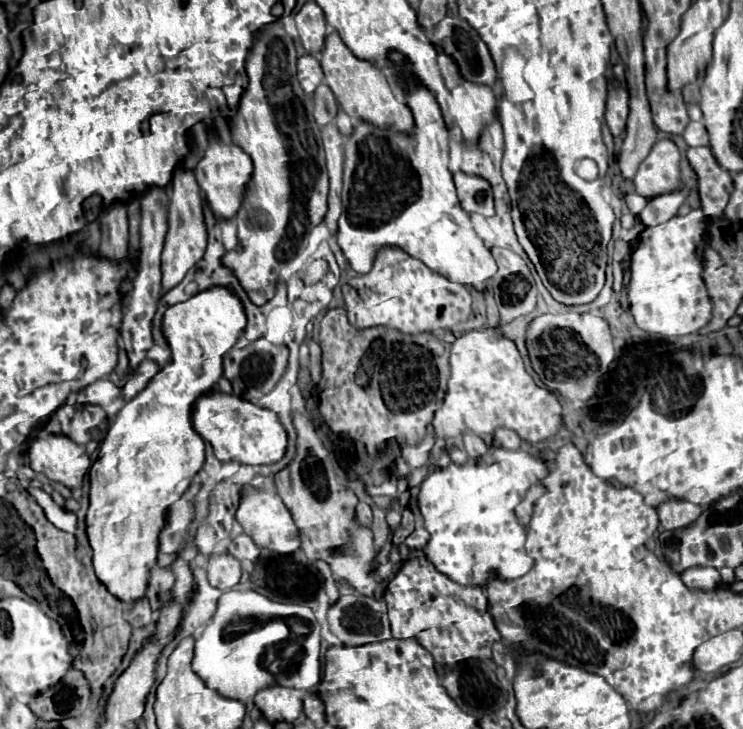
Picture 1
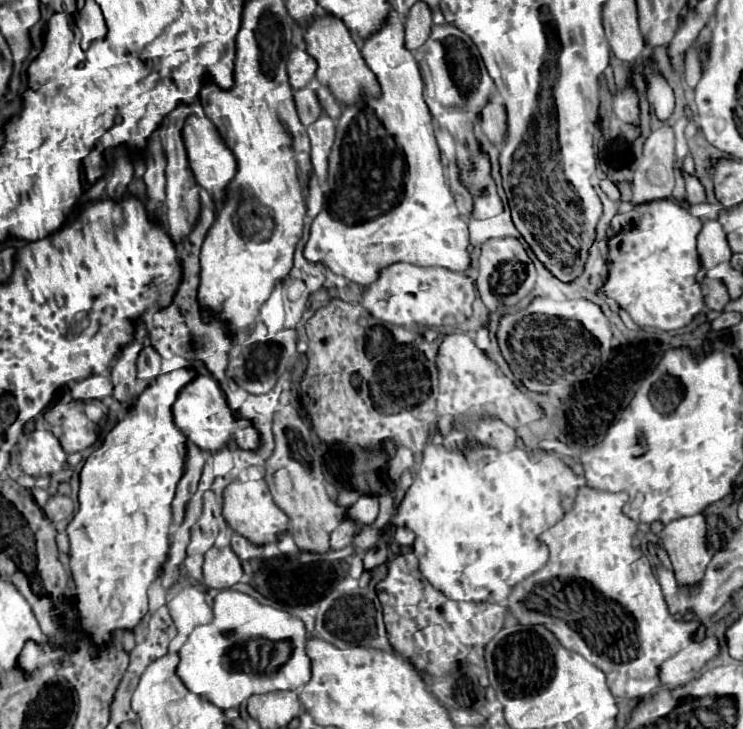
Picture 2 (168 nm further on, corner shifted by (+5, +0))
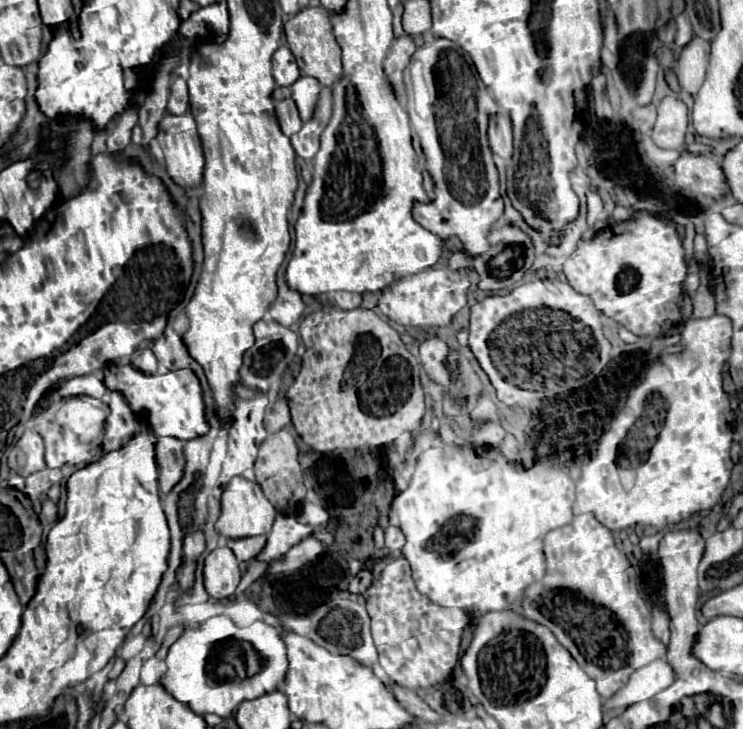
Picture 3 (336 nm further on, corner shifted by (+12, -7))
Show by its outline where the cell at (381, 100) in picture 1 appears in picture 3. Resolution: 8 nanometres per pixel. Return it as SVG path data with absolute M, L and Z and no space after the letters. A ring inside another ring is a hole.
M318 6L318 8L302 10L300 14L292 16L284 24L284 32L286 32L286 38L288 38L288 48L296 56L296 62L300 66L302 76L312 76L322 86L328 86L328 88L332 88L334 82L342 78L344 68L342 68L342 60L340 60L340 46L334 38L334 32L332 32L330 14L324 8Z

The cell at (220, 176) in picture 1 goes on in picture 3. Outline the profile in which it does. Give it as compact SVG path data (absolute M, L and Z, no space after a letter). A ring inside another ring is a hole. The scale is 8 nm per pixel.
M188 112L182 114L182 116L166 114L160 120L156 140L162 146L162 152L164 152L164 158L166 158L166 170L168 170L172 180L178 186L184 186L184 188L198 188L198 186L202 186L202 174L204 174L204 164L206 162L204 162L202 142L200 142L194 118Z

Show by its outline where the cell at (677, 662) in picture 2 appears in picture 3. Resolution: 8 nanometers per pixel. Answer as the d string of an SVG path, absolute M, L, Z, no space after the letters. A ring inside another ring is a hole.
M664 658L650 662L640 670L636 670L628 680L628 684L620 688L610 700L606 700L606 708L628 708L636 702L650 700L652 696L668 688L674 680L676 672Z

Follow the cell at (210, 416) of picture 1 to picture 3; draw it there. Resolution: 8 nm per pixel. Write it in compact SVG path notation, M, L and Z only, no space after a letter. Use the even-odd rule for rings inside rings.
M132 366L122 368L106 368L104 382L110 390L120 390L128 402L132 402L132 410L140 414L140 410L148 410L148 422L152 422L152 430L156 436L172 436L178 440L192 440L208 434L210 426L204 412L204 396L200 380L192 370L174 370L164 376L142 374Z

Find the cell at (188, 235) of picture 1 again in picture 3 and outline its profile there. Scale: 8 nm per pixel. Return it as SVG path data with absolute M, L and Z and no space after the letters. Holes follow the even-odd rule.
M176 78L170 86L170 98L168 98L168 114L180 116L188 110L188 86L186 80Z

